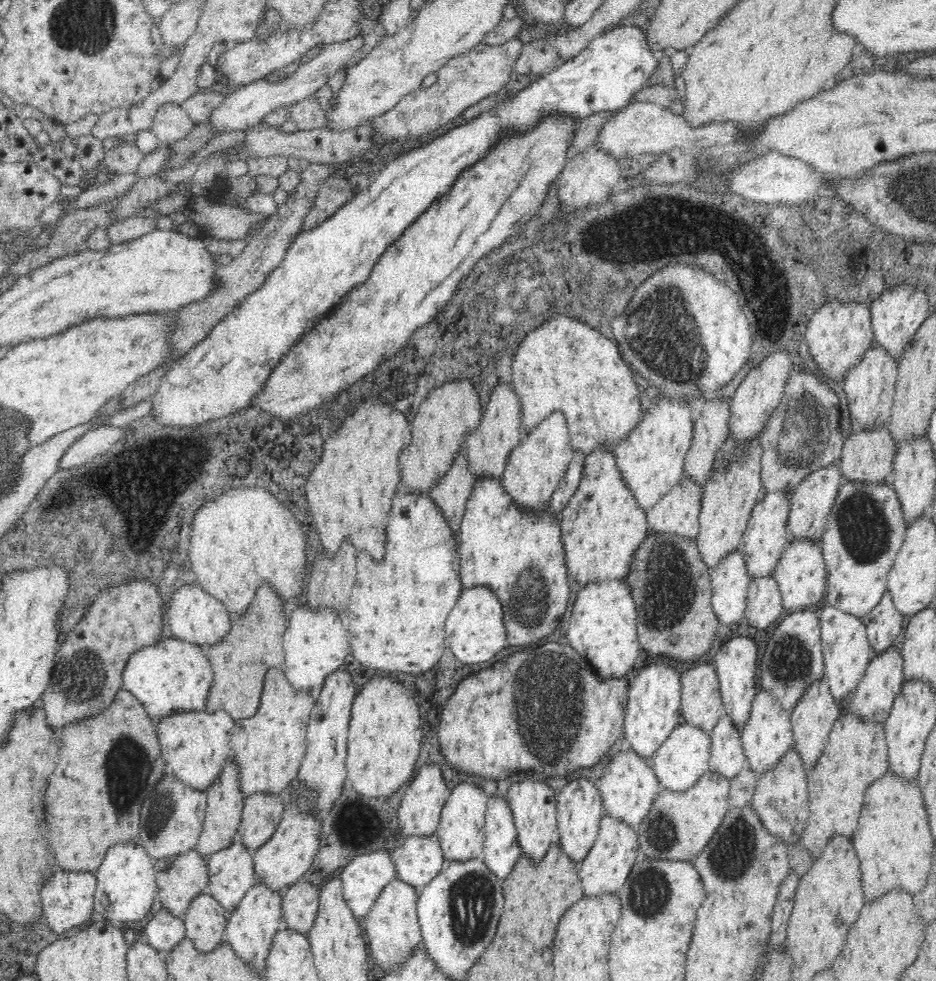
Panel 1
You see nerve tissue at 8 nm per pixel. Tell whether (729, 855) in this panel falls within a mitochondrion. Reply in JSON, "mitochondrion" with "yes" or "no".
{"mitochondrion":"yes"}

